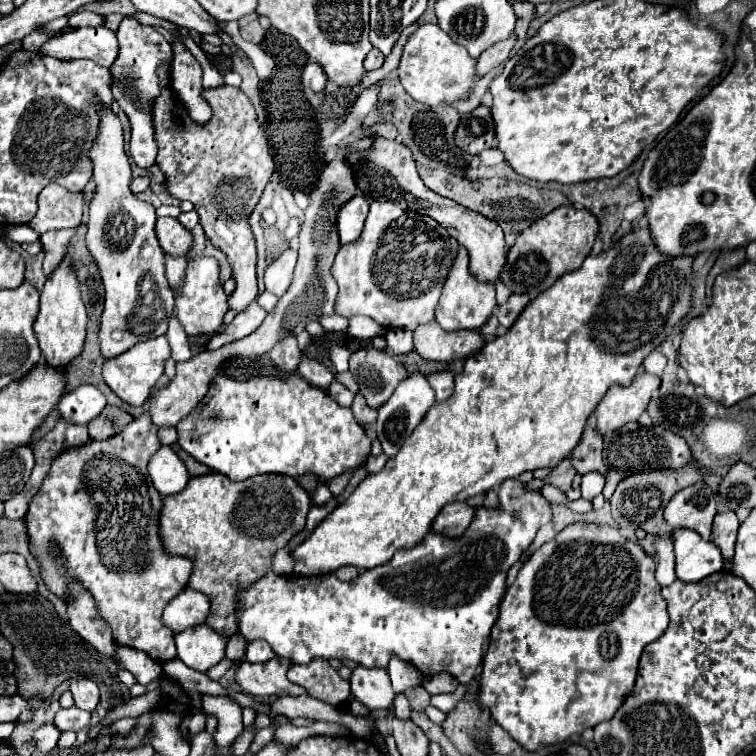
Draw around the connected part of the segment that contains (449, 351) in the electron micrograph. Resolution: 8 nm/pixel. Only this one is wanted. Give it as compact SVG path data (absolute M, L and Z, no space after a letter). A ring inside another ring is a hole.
M436 320L426 322L414 330L414 350L426 360L464 360L476 354L484 346L484 340L476 330L446 332Z

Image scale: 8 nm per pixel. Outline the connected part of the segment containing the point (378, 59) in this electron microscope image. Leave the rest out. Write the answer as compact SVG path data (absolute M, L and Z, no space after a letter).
M374 48L374 50L366 56L366 60L364 60L364 68L370 72L370 70L380 68L380 66L382 66L382 62L384 62L384 56Z

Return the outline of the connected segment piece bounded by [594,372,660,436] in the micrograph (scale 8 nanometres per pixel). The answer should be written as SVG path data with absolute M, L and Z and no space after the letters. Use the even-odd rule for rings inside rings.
M638 374L630 386L612 386L596 406L596 432L614 432L628 422L636 422L646 410L652 392L660 386L660 378Z

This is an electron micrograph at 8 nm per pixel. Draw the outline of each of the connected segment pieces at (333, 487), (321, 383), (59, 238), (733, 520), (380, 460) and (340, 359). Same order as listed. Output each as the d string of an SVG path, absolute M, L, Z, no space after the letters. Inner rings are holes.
M348 470L348 472L344 472L344 474L340 474L340 476L336 476L330 484L328 484L328 488L330 488L330 492L334 494L334 496L338 496L344 488L346 488L346 484L350 482L350 478L352 478L352 474L354 474L354 470Z
M302 358L298 366L298 374L316 388L328 388L330 382L334 380L334 374L324 364L316 360L308 360L308 358Z
M72 228L72 230L50 230L50 232L45 232L40 236L40 241L46 253L43 262L43 271L46 276L56 269L60 260L64 257L66 246L70 244L70 240L76 234L76 230L78 228Z
M718 512L712 524L712 542L720 548L724 560L734 558L734 544L736 544L736 534L738 534L738 518L734 512Z
M386 454L370 456L370 458L368 458L368 462L364 464L364 468L366 468L366 472L368 472L368 474L374 474L374 472L382 470L382 466L384 466L386 462L388 462L388 456L386 456Z
M332 346L330 348L330 358L332 364L338 372L346 372L348 370L348 358L350 358L350 350L344 346Z

